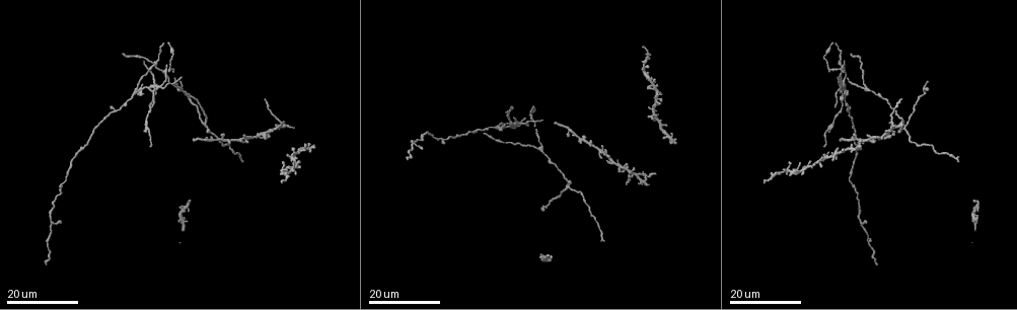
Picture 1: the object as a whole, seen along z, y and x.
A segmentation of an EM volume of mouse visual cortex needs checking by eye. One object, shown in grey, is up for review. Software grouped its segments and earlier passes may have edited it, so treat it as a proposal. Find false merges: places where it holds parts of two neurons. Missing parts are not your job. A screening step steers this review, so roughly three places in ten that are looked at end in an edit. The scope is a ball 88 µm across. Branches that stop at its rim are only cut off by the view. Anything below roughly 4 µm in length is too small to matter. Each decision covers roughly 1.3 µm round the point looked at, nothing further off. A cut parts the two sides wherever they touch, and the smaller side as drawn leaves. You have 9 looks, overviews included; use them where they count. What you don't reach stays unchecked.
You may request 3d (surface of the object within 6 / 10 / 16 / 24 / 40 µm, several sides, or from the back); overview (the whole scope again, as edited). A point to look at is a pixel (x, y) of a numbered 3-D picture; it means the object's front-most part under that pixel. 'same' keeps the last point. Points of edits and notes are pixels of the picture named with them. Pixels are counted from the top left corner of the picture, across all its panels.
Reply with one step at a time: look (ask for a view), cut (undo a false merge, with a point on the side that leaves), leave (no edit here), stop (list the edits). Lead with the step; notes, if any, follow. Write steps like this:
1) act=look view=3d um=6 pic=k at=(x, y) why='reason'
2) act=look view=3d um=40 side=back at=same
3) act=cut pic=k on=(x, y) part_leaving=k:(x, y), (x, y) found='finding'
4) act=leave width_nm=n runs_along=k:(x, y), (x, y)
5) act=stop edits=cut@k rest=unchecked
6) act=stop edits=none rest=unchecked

act=look view=3d um=24 pic=1 at=(636, 173) why='four arms meet'

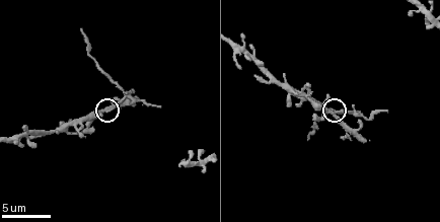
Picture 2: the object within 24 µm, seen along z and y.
act=look view=3d um=6 pic=2 at=(330, 112)

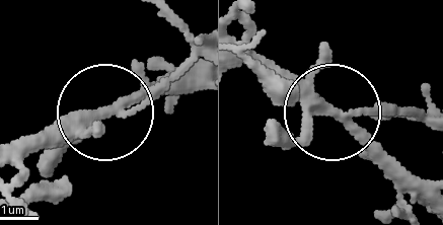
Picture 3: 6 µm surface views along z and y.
act=cut pic=3 on=(171, 78) part_leaving=3:(129, 109), (191, 52), (183, 22) found='two neurons meet here'

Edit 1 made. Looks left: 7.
act=look view=overview why='see it whole again'

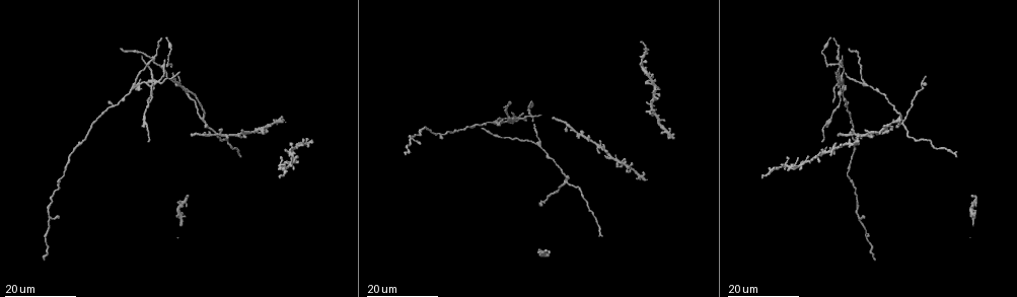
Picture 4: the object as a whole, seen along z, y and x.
act=look view=3d um=24 pic=4 at=(236, 135) why='four or more arms meet'

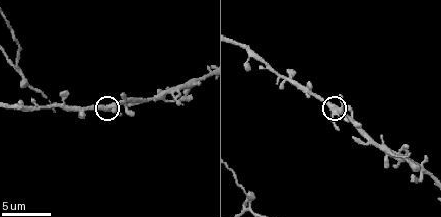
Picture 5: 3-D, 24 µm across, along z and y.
act=look view=3d um=10 pic=5 at=(105, 106) why='closer look'

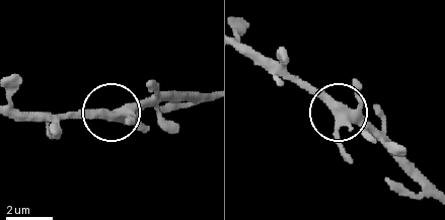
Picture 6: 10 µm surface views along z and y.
act=leave side_arm_um=16 arms=5 found='all the same neuron'

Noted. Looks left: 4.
act=look view=3d um=16 pic=4 at=(904, 123) why='arms part here'

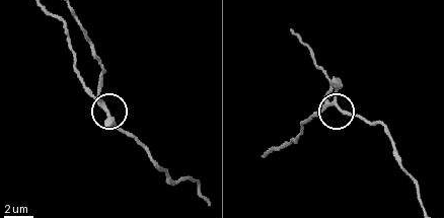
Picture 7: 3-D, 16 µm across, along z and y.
act=look view=3d um=6 pic=7 at=(334, 102)

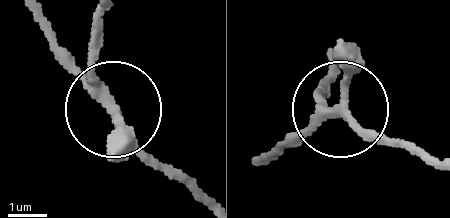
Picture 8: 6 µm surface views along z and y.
act=leave side_arm_um=59 arms=3 found='all the same neuron'

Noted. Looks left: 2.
act=look view=3d um=16 pic=4 at=(826, 64) why='calibre changes'

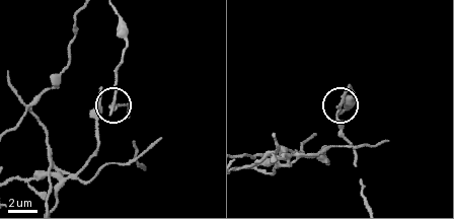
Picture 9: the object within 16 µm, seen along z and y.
act=look view=3d um=6 pic=9 at=(338, 110)

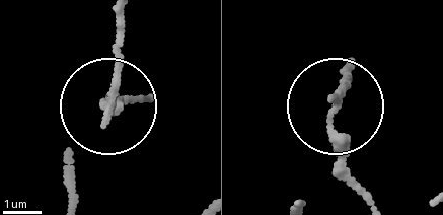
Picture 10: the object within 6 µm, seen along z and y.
act=cut pic=10 on=(122, 60) found='a second neuron is stuck on'

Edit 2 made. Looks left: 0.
act=stop edits=cut@3,cut@10 rest=unchecked

